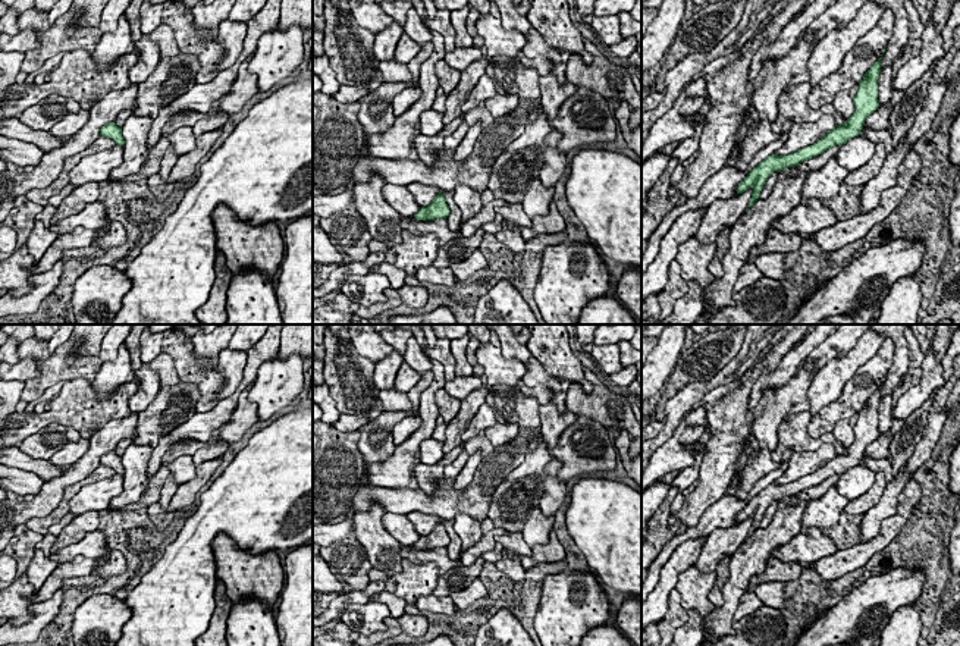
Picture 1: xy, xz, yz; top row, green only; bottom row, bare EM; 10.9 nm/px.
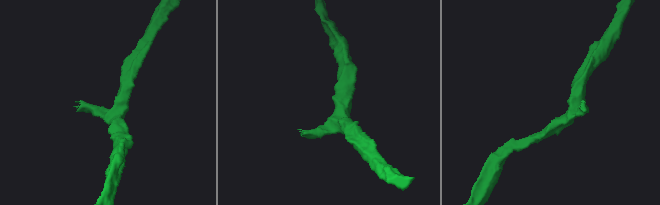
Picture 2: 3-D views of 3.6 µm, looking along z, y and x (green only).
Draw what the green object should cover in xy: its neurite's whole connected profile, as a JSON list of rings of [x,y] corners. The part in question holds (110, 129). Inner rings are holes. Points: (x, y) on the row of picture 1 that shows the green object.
[[[114,122],[104,125],[100,129],[100,135],[112,138],[116,142],[116,145],[125,145],[122,128],[119,128]]]

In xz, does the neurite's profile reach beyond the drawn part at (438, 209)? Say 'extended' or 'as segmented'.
as segmented

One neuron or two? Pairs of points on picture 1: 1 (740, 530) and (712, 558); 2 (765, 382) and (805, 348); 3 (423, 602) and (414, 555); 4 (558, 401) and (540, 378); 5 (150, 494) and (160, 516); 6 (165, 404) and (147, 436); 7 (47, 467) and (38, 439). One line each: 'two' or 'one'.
1: one
2: one
3: two
4: one
5: two
6: one
7: two

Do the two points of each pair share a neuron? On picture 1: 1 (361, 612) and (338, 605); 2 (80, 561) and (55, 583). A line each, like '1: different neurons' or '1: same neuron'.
1: different neurons
2: same neuron

